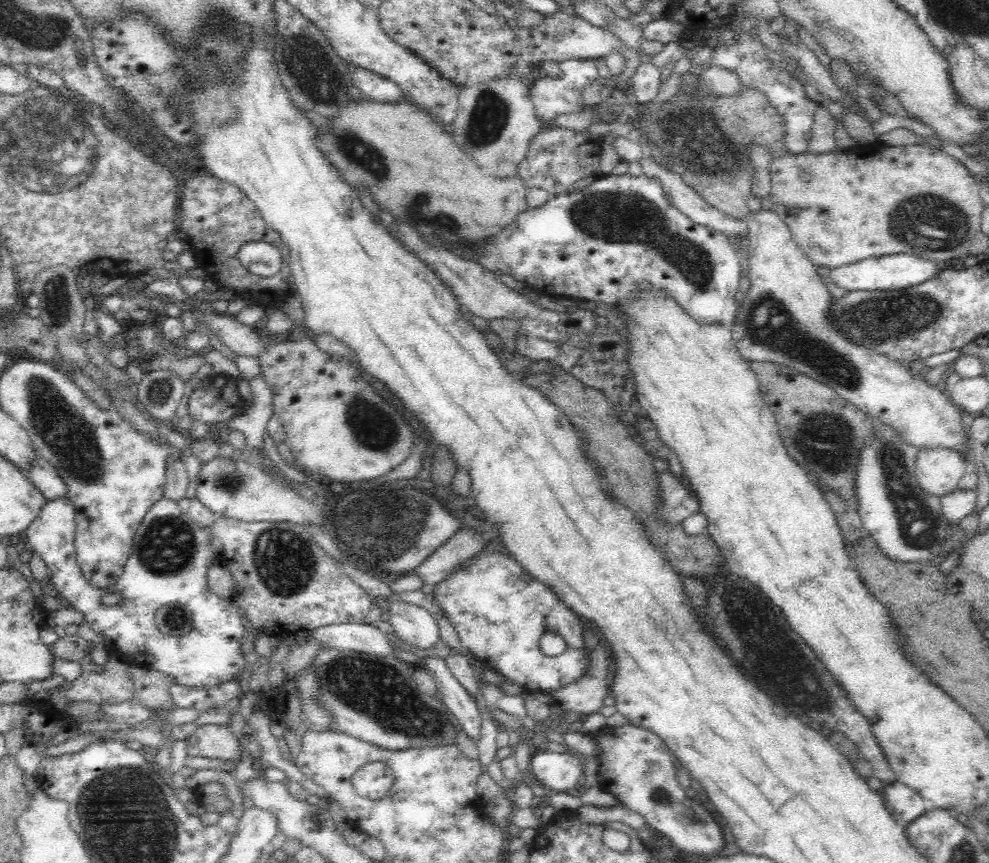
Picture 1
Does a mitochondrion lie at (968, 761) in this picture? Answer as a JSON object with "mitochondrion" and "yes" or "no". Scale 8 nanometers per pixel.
{"mitochondrion":"no"}

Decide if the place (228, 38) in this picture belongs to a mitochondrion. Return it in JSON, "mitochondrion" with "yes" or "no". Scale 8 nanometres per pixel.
{"mitochondrion":"yes"}

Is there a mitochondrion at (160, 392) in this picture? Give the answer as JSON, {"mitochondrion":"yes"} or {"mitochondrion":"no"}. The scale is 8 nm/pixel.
{"mitochondrion":"yes"}

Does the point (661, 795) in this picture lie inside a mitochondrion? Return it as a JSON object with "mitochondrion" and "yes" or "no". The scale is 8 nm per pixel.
{"mitochondrion":"yes"}

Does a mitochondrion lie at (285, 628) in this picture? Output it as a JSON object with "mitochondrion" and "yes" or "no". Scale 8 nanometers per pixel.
{"mitochondrion":"no"}

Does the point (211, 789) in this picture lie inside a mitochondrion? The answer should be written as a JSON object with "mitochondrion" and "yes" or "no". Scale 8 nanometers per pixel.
{"mitochondrion":"no"}

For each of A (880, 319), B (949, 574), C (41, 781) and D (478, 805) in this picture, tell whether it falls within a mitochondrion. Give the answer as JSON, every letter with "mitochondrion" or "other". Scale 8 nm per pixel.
{"A":"mitochondrion","B":"other","C":"other","D":"other"}

